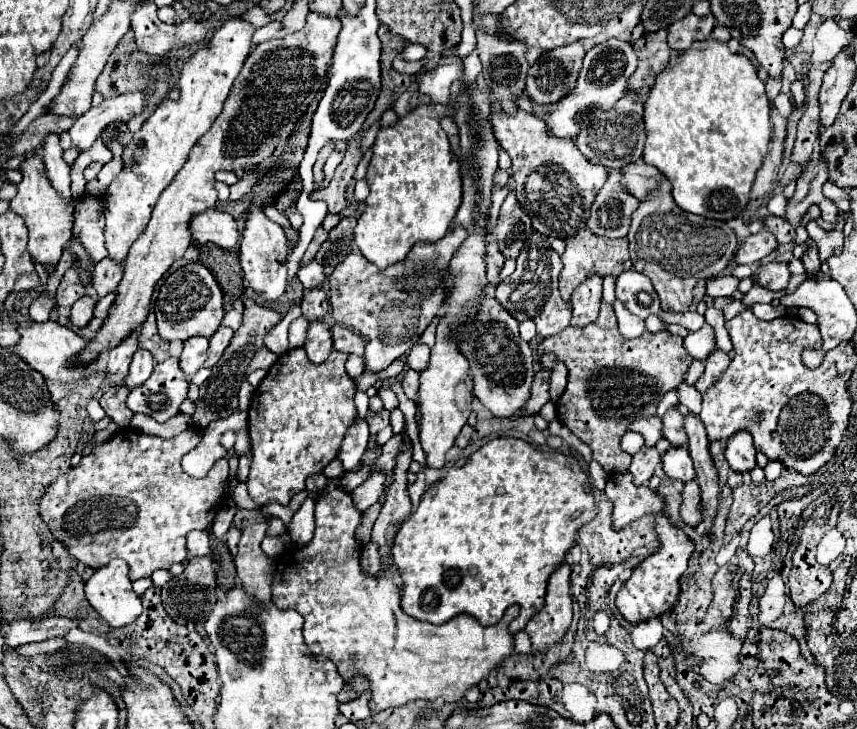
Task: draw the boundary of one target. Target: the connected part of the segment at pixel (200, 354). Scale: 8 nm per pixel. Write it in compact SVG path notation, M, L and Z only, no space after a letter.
M190 337L184 341L184 351L180 355L180 367L186 375L194 375L208 357L208 339L206 337Z

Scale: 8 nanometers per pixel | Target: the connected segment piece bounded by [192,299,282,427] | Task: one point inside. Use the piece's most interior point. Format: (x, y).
(219, 395)

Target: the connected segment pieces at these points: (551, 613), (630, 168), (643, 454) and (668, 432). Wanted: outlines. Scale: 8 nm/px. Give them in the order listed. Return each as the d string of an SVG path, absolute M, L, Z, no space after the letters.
M560 563L548 579L546 603L524 629L530 635L532 651L546 651L558 645L572 623L570 573L570 565Z
M642 161L632 163L622 167L624 177L622 177L622 185L626 187L628 193L634 193L640 201L644 201L650 195L650 189L658 187L658 181L662 181L664 173L656 167L650 167Z
M642 447L632 457L632 465L628 469L632 473L632 477L634 477L634 485L648 483L648 479L654 475L658 463L660 463L660 457L658 457L656 447Z
M672 409L662 417L662 421L664 421L662 435L672 443L672 447L686 447L688 437L682 427L682 413L678 409Z

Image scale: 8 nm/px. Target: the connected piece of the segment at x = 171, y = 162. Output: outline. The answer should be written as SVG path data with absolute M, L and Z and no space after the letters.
M232 15L222 21L214 35L182 65L180 71L180 99L160 103L156 111L144 121L142 129L134 133L132 143L124 147L124 169L114 177L104 195L106 215L106 249L114 261L124 261L130 245L146 229L150 213L160 193L170 185L174 175L182 169L190 149L206 129L220 115L222 105L238 77L246 57L252 51L252 35L256 27L244 21L240 15Z

